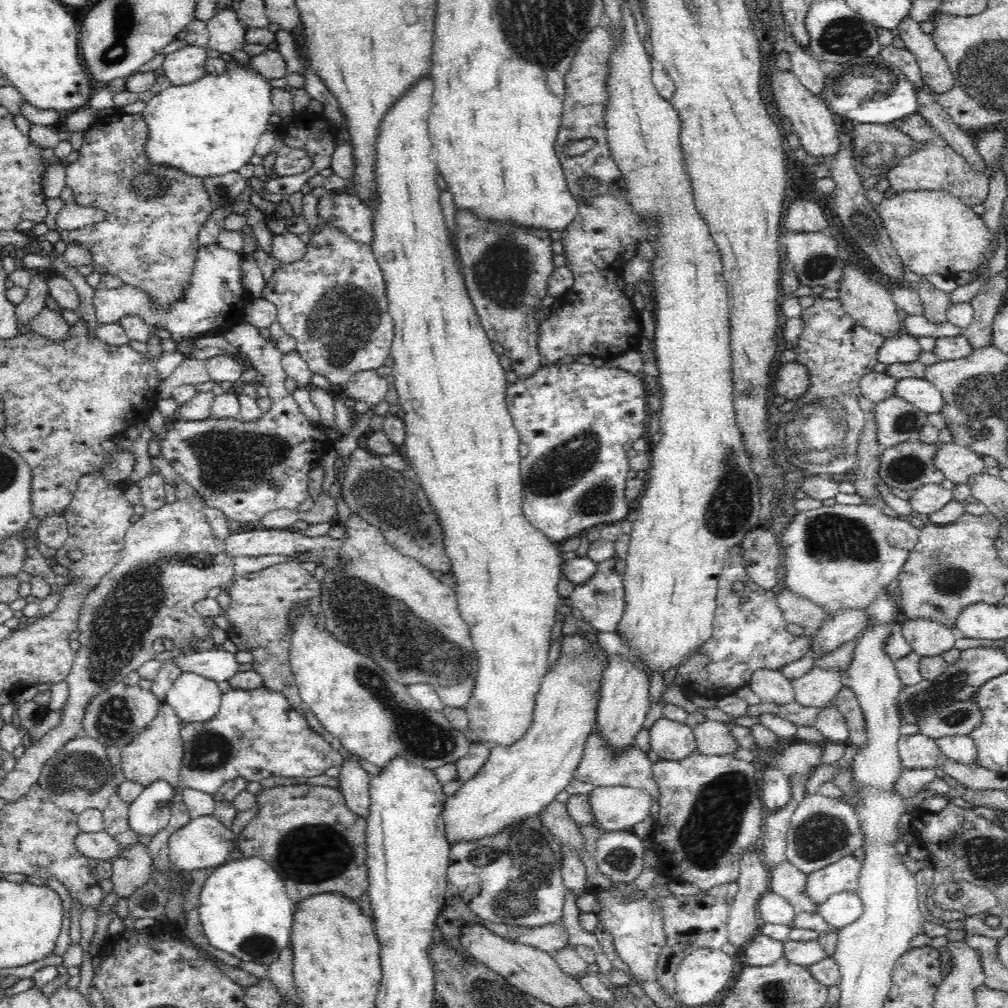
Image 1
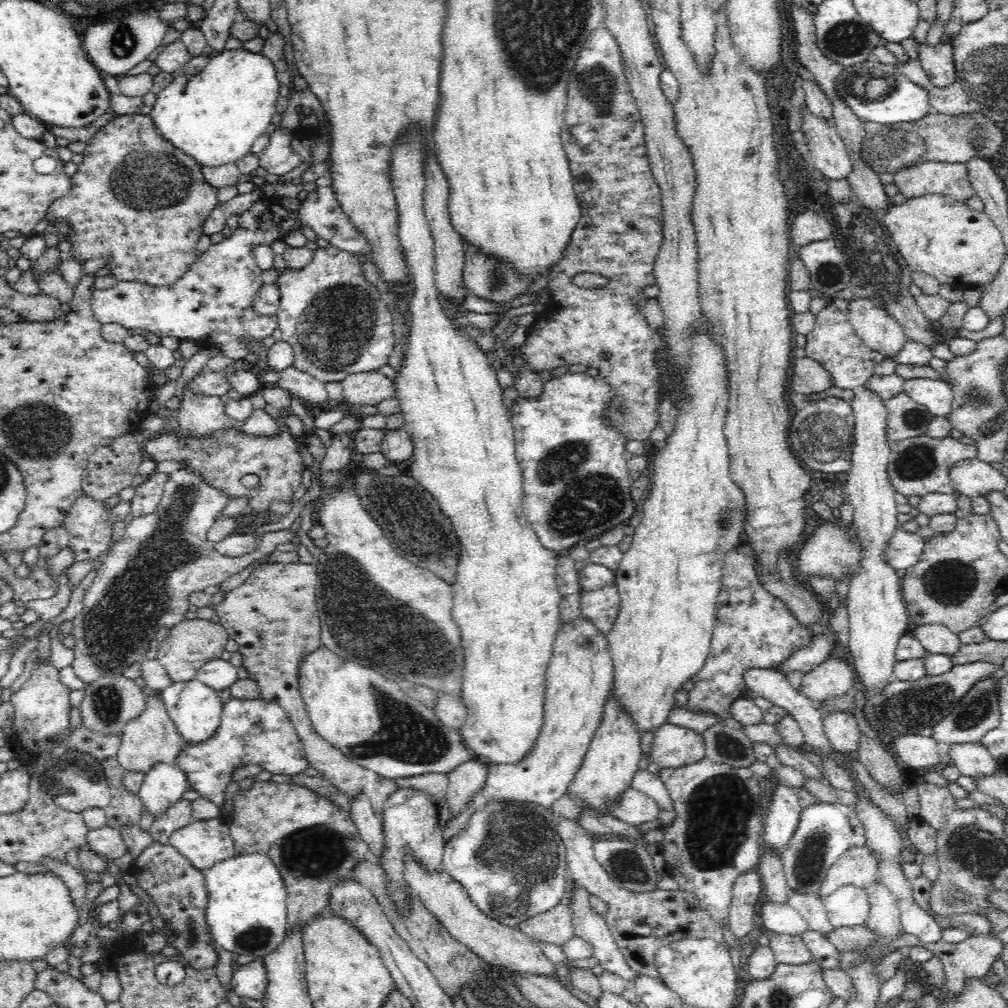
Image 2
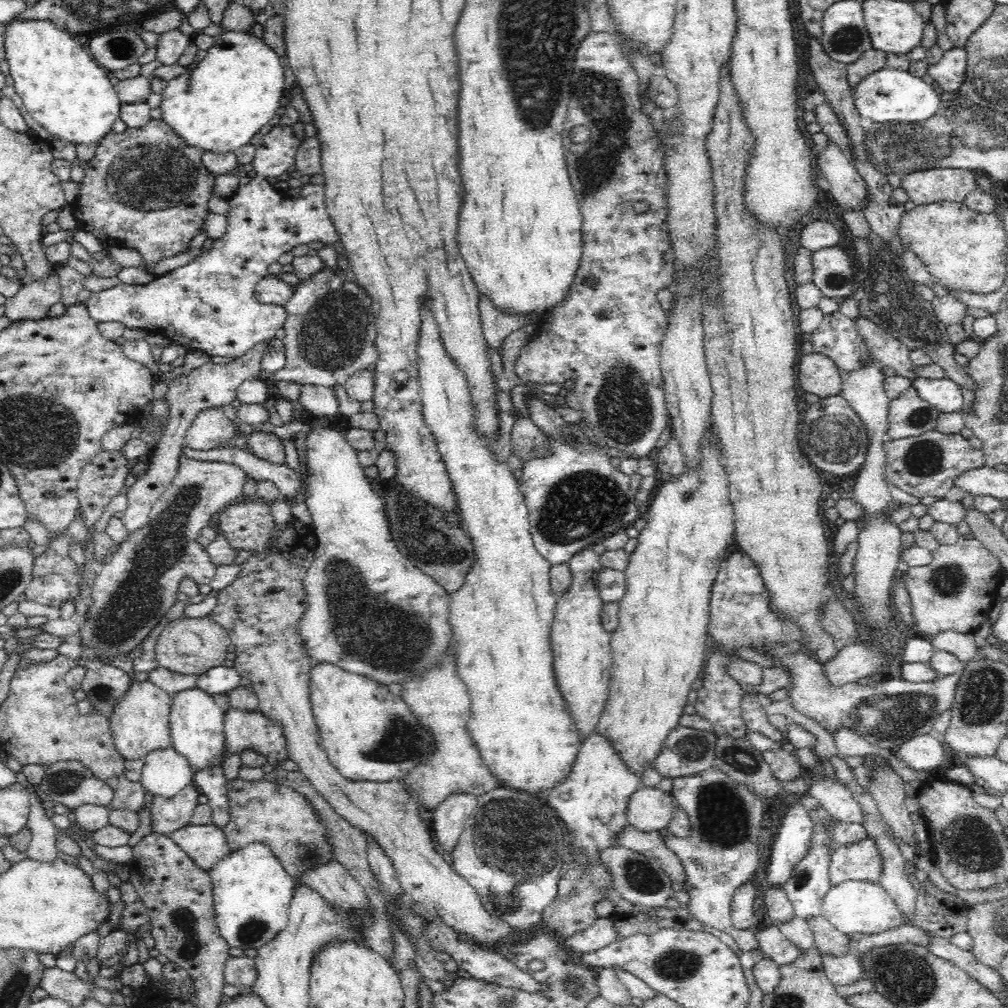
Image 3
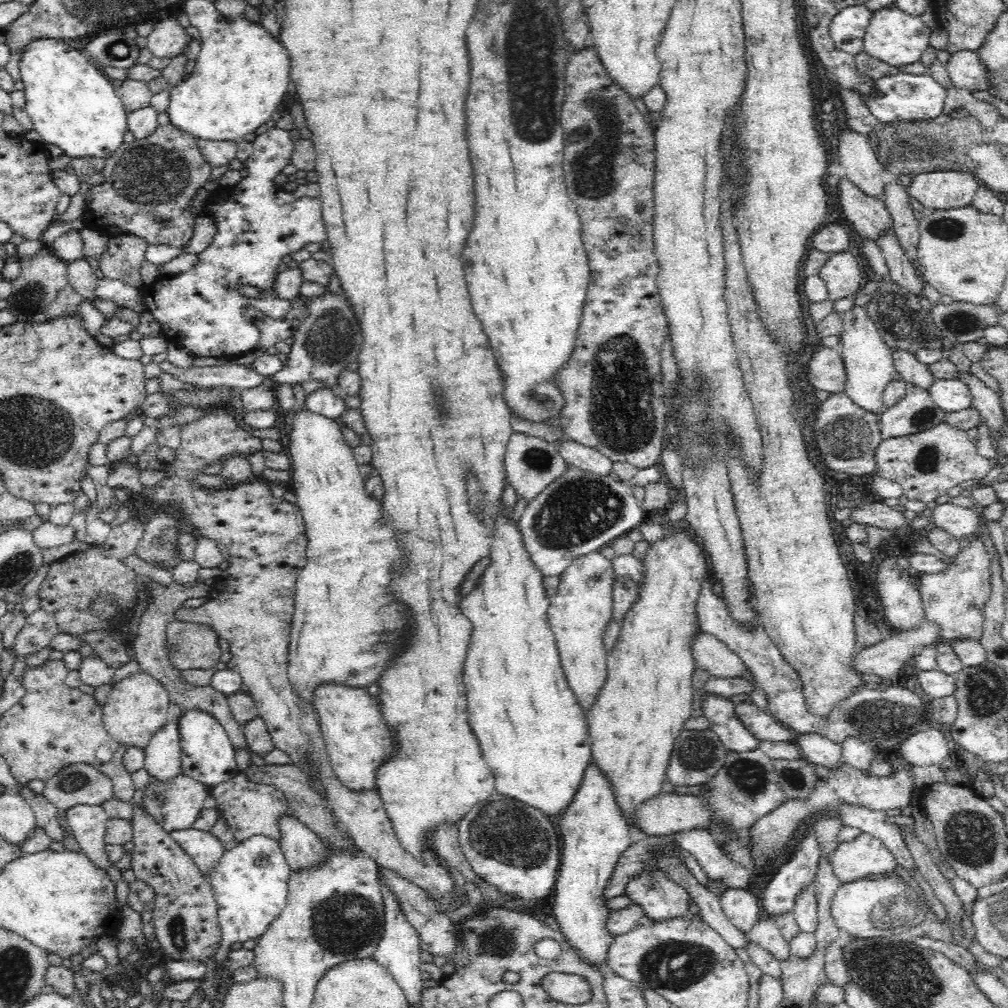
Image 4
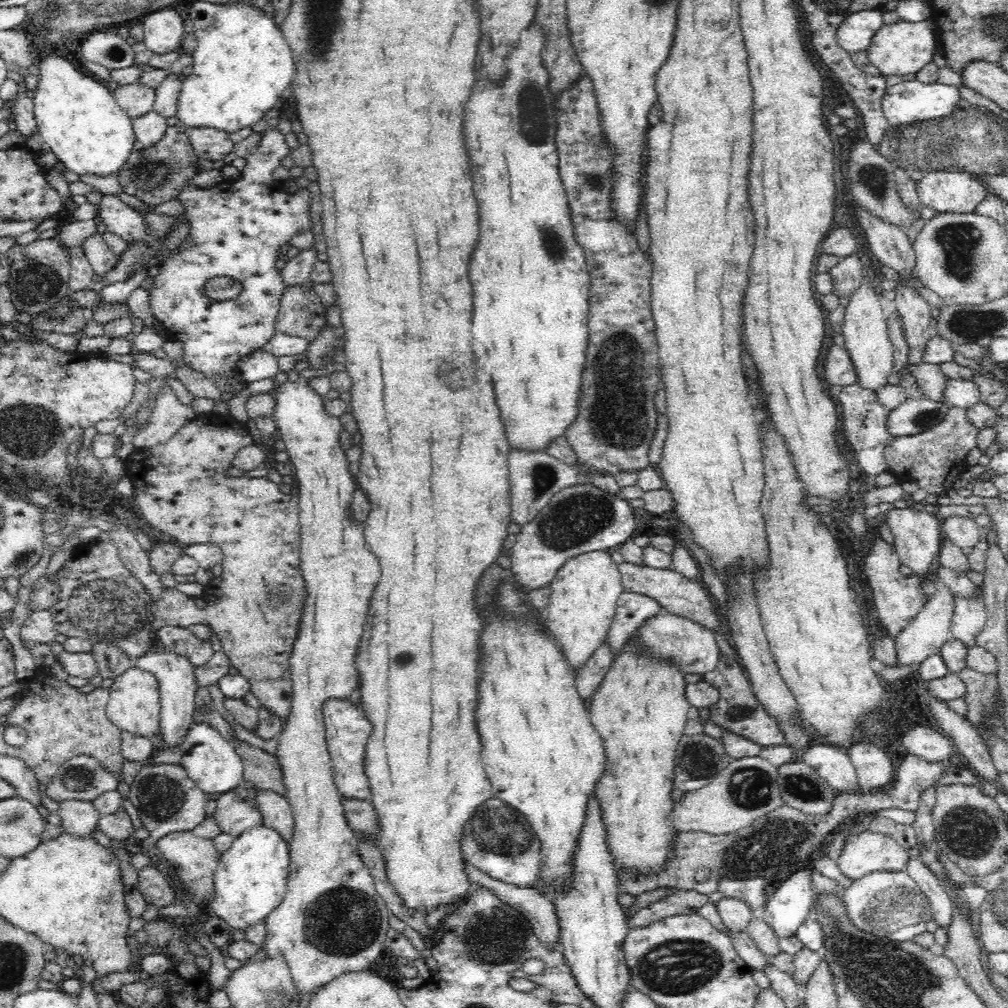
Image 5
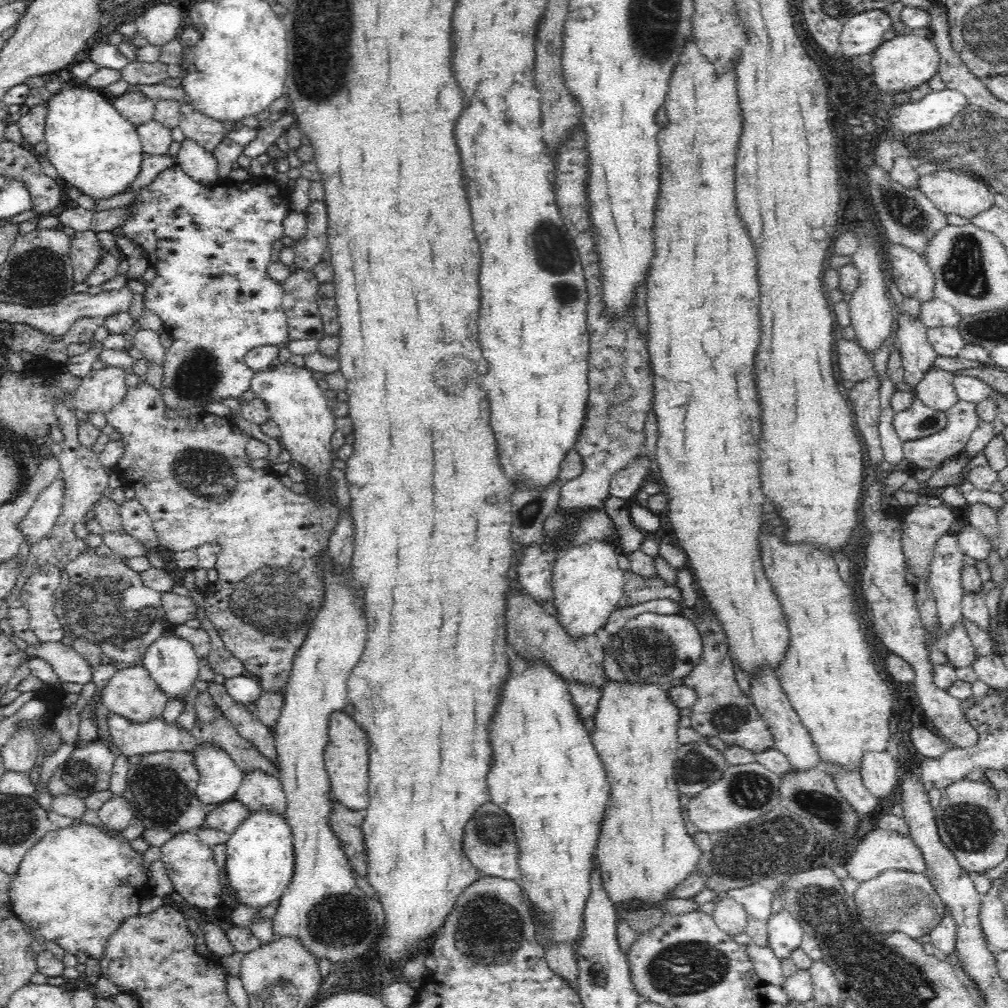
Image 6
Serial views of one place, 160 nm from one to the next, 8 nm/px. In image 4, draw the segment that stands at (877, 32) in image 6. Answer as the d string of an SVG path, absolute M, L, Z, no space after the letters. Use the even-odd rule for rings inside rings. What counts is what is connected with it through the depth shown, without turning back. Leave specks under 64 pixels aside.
M864 5L846 7L830 23L830 37L838 50L851 55L864 51L863 39L873 13Z

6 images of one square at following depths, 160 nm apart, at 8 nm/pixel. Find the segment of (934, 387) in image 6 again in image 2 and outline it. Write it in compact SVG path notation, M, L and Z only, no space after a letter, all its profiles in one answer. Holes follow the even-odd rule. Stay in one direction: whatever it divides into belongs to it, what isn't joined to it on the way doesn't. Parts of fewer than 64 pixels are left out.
M869 297L853 298L848 303L847 315L856 334L883 358L896 358L907 341L904 329L882 305Z

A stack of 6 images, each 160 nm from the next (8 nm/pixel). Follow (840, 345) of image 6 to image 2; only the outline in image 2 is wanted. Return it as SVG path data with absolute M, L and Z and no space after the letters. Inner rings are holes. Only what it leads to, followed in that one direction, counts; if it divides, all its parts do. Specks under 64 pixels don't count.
M795 357L791 365L790 388L796 394L810 395L833 386L832 376L818 361Z

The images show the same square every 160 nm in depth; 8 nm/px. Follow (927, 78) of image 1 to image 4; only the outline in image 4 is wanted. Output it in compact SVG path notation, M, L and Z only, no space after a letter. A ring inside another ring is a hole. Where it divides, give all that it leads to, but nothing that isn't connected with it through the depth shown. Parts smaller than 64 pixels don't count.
M960 51L951 55L946 64L952 85L969 91L987 91L990 87L989 70L982 65L977 52Z

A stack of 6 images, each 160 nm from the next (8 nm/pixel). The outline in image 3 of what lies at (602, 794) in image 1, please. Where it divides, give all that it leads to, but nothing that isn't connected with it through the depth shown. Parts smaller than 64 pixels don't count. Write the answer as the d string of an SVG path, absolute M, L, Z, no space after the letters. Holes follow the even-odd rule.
M641 786L630 797L627 819L639 831L660 831L674 820L678 806L671 792Z

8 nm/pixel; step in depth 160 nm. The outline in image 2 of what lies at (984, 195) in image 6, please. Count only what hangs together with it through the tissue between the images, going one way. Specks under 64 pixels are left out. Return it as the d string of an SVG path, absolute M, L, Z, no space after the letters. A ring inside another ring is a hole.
M931 160L895 172L893 177L893 184L907 199L924 195L948 195L955 201L965 203L968 198L975 196L964 163L939 163Z

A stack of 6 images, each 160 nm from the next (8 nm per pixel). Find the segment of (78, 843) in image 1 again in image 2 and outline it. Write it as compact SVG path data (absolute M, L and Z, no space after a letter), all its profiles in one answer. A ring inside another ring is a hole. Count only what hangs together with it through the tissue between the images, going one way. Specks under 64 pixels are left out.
M108 824L96 830L89 829L87 843L90 851L95 852L96 856L100 855L108 860L120 859L127 852L120 831Z

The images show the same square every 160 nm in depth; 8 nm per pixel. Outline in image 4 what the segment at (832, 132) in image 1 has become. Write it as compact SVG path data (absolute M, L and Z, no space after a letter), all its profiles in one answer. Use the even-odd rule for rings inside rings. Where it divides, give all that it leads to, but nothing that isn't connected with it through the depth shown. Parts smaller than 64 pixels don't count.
M846 176L839 182L838 198L842 214L854 226L854 230L862 234L862 238L867 237L878 243L886 234L892 234L893 218L884 198L876 199L864 194Z

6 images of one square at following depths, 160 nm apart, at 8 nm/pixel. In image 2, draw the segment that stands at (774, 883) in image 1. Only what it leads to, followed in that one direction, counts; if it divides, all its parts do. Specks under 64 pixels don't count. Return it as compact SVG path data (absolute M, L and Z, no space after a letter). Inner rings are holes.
M789 890L787 903L807 920L807 928L820 934L829 933L834 926L823 907L822 898L816 893Z

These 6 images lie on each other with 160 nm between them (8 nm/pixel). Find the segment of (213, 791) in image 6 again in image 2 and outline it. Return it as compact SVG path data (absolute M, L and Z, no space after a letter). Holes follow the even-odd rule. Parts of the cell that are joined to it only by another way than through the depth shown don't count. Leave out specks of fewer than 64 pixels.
M196 676L192 680L175 682L168 686L160 692L160 697L184 745L205 742L206 739L212 738L220 727L224 703L214 689L202 683Z

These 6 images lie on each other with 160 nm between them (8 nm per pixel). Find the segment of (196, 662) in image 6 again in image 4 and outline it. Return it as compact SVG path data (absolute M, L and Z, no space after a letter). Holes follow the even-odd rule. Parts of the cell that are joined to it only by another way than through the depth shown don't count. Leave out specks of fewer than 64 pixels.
M171 706L168 722L152 736L145 748L144 770L158 780L170 780L182 773L181 748L179 735L179 716L181 708Z

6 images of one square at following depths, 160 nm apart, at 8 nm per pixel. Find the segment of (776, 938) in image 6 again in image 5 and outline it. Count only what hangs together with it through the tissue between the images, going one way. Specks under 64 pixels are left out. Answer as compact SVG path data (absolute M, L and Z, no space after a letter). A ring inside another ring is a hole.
M809 866L794 872L789 879L774 885L769 892L761 915L779 939L794 936L809 915L815 894L812 891L813 869Z

